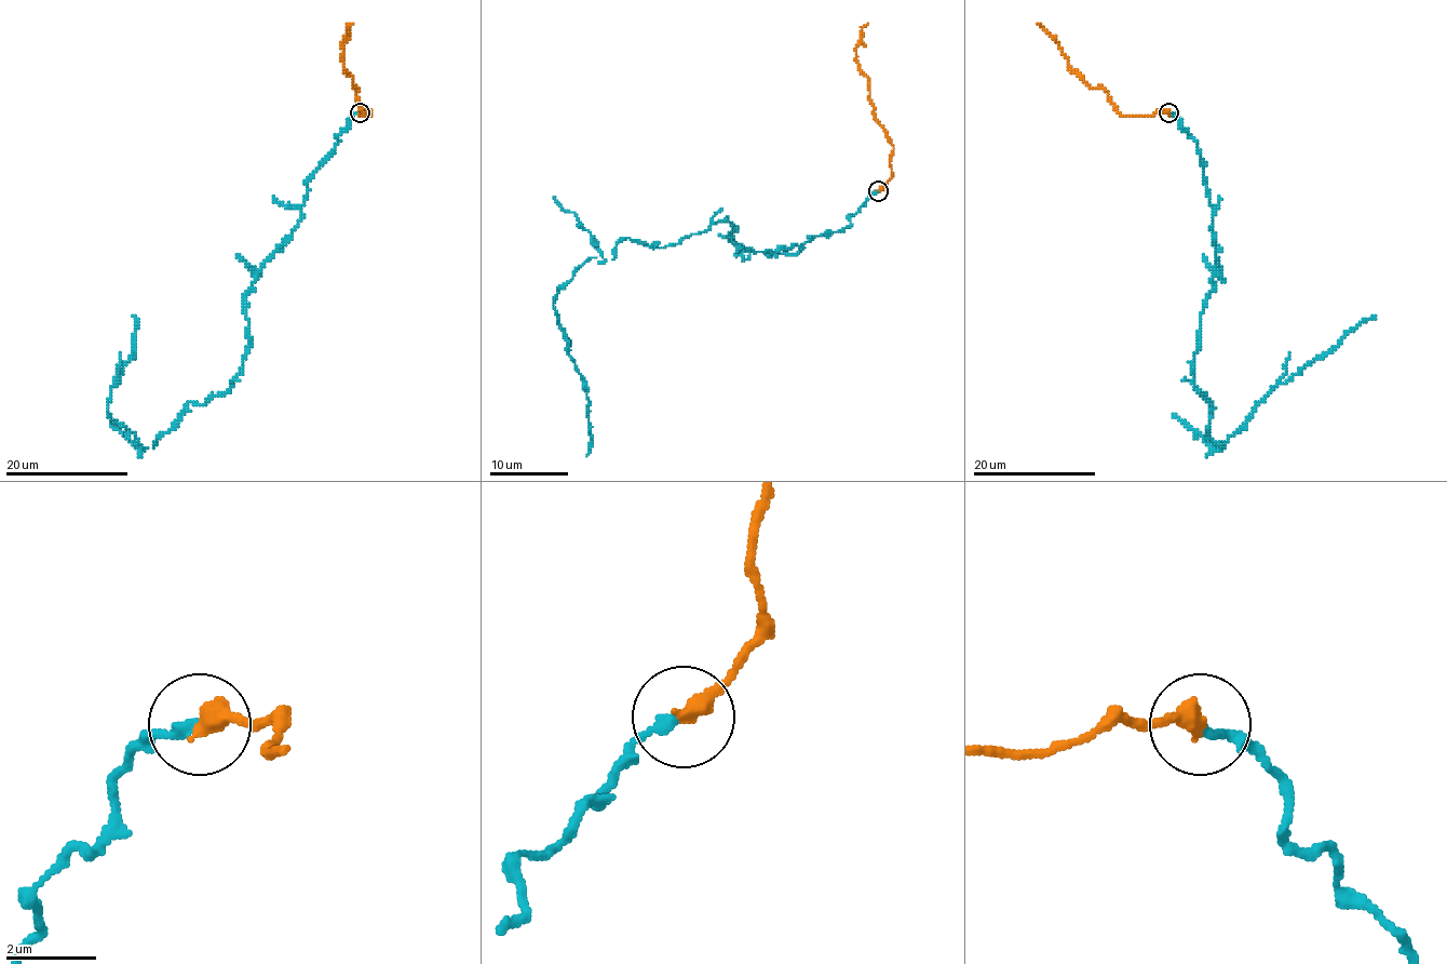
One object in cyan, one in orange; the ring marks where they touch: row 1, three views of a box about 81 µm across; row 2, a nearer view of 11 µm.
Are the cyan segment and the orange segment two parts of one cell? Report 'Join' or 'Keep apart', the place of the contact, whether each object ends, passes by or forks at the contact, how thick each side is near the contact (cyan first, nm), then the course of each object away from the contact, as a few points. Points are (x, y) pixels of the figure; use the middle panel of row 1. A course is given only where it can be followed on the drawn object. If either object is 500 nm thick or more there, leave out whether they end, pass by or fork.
Keep apart. Place: (878, 190). At the ring cyan ends. At the ring orange ends. Thickness 240 nm (cyan) against 440 nm. Course of cyan: (878, 190), (802, 248), (740, 248), (714, 222), (590, 257), (553, 305), (586, 391), (586, 456). Course of orange: (878, 190), (891, 176), (889, 162), (893, 145), (874, 116), (869, 78), (856, 61), (860, 30), (867, 23)

